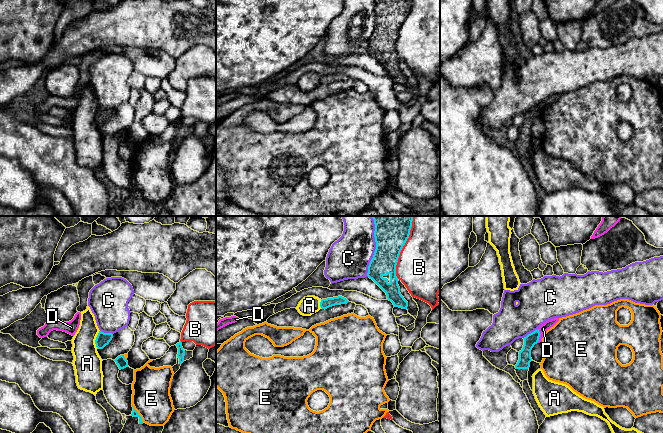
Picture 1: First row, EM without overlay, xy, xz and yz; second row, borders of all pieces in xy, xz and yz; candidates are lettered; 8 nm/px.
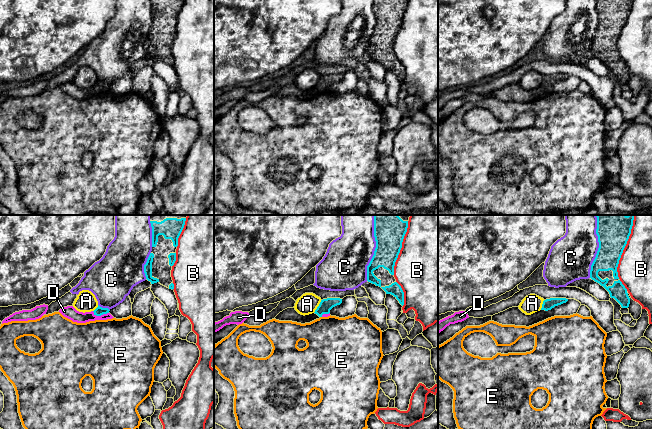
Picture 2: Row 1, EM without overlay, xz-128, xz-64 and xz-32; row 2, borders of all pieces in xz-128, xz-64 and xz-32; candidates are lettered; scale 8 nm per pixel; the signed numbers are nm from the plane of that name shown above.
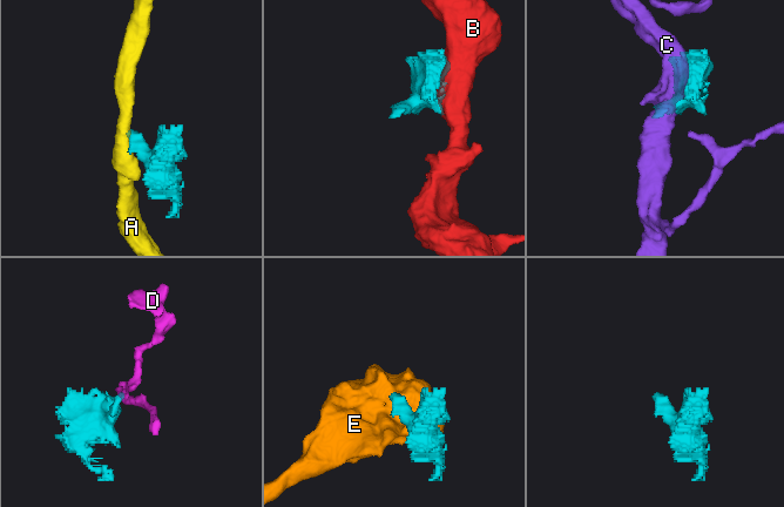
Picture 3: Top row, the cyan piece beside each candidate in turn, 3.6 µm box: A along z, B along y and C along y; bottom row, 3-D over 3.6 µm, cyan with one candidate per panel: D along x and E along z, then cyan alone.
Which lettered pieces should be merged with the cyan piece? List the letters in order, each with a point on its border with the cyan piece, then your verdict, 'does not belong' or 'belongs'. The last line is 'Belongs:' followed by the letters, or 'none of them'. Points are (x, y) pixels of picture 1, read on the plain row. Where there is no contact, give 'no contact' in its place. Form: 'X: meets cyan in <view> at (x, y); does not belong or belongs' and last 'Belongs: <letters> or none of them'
A: meets cyan in xy at (96, 115); does not belong
B: meets cyan in xz at (400, 27); does not belong
C: meets cyan in xz at (375, 26); does not belong
D: meets cyan in yz at (539, 112); does not belong
E: meets cyan in xy at (137, 189); does not belong
Belongs: none of them

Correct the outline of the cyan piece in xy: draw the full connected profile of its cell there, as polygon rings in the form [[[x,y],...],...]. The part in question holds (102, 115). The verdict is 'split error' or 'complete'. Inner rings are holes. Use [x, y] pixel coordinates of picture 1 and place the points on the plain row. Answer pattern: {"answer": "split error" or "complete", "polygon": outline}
{"answer": "complete", "polygon": [[[99,107],[95,116],[96,123],[98,125],[103,125],[106,121],[109,120],[112,114],[113,114],[112,109],[104,109],[102,107]]]}

